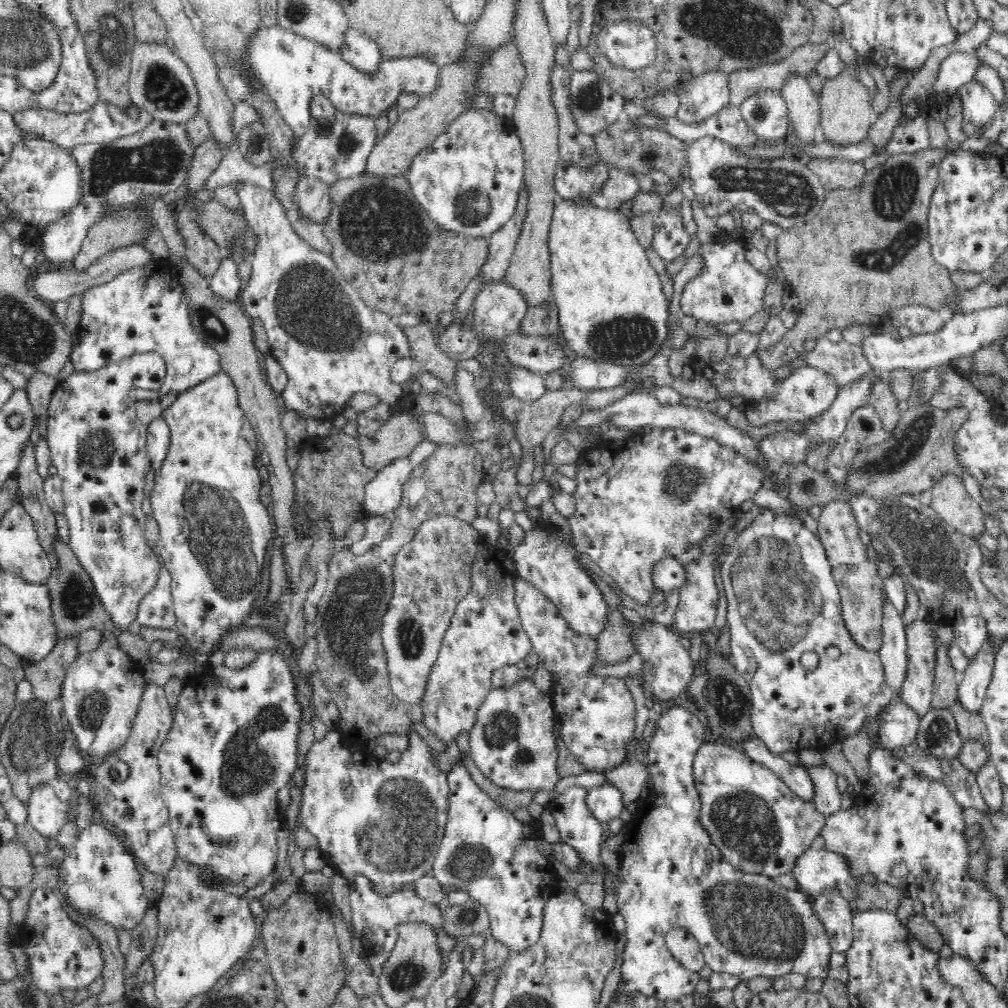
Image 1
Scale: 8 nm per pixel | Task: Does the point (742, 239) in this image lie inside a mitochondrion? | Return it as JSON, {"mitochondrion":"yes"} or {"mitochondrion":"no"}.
{"mitochondrion":"no"}

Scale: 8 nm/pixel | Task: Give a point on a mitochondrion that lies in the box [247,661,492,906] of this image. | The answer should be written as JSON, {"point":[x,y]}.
{"point":[392,828]}

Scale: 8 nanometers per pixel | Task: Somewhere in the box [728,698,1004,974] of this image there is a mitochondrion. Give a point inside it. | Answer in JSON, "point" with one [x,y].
{"point":[939,730]}

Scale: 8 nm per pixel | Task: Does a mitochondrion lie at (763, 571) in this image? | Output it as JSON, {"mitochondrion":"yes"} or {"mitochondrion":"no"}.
{"mitochondrion":"yes"}

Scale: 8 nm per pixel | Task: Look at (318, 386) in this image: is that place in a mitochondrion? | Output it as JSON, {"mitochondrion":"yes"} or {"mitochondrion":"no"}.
{"mitochondrion":"no"}

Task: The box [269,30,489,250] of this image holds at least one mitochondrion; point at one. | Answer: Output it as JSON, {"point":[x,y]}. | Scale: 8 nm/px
{"point":[348,145]}

